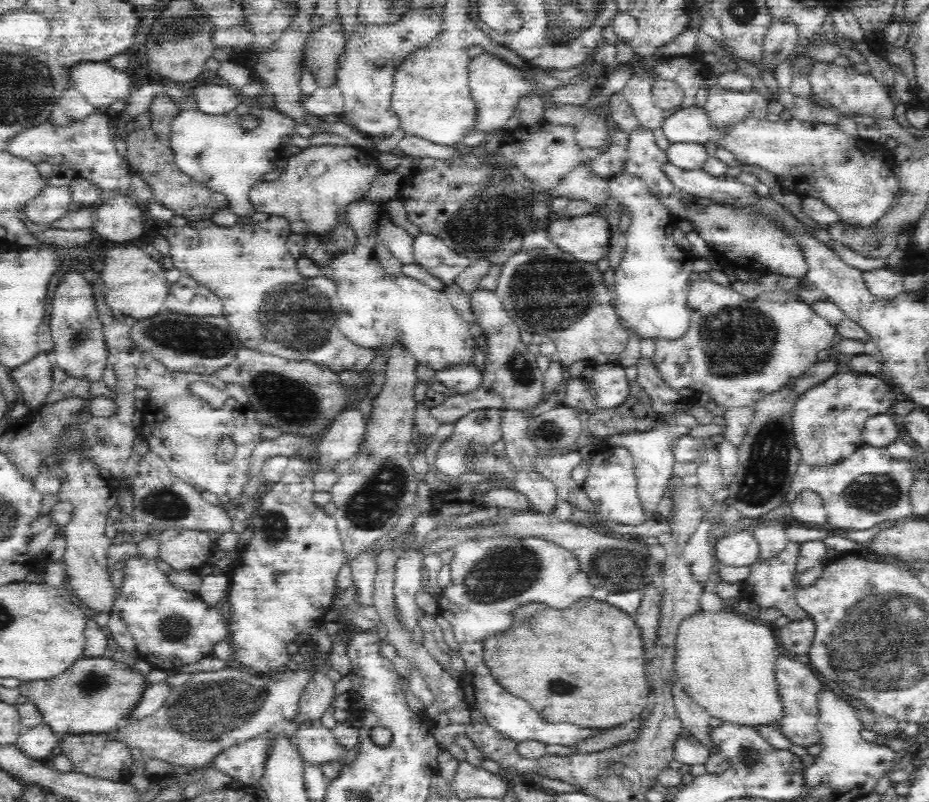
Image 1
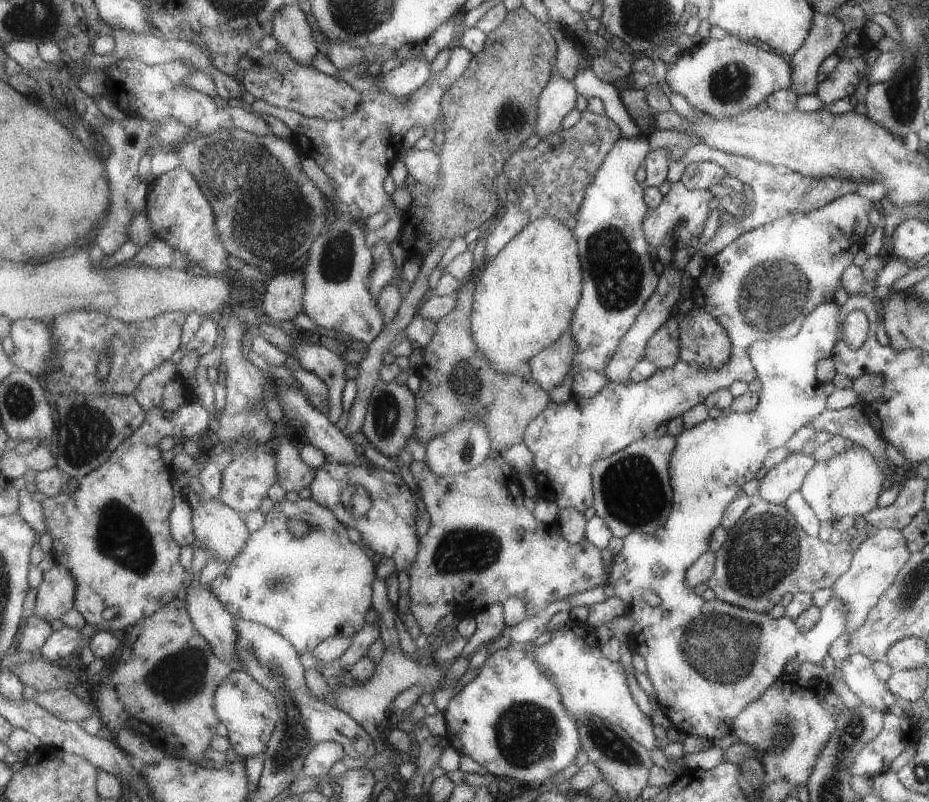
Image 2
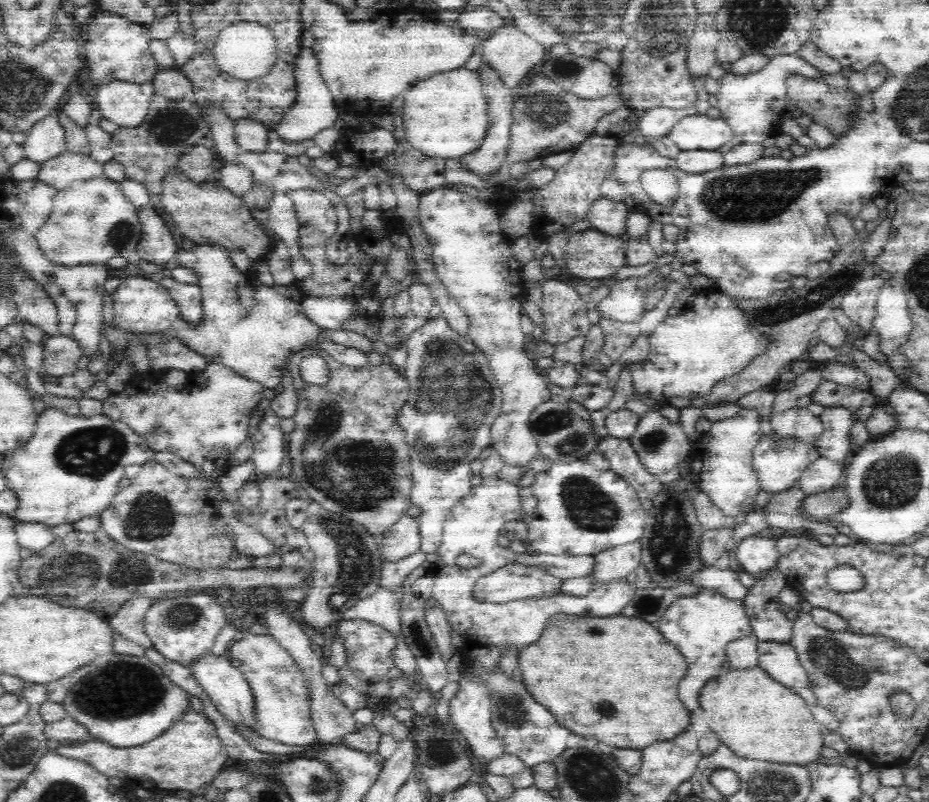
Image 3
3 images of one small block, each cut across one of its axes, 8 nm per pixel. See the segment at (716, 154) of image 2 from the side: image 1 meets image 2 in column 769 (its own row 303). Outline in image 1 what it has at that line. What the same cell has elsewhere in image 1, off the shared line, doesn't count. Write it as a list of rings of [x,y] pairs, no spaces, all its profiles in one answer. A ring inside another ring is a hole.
[[[182,276],[176,284],[170,286],[170,294],[166,298],[166,308],[170,312],[178,312],[184,316],[222,316],[224,304],[220,298],[204,286],[194,284],[188,276]]]

